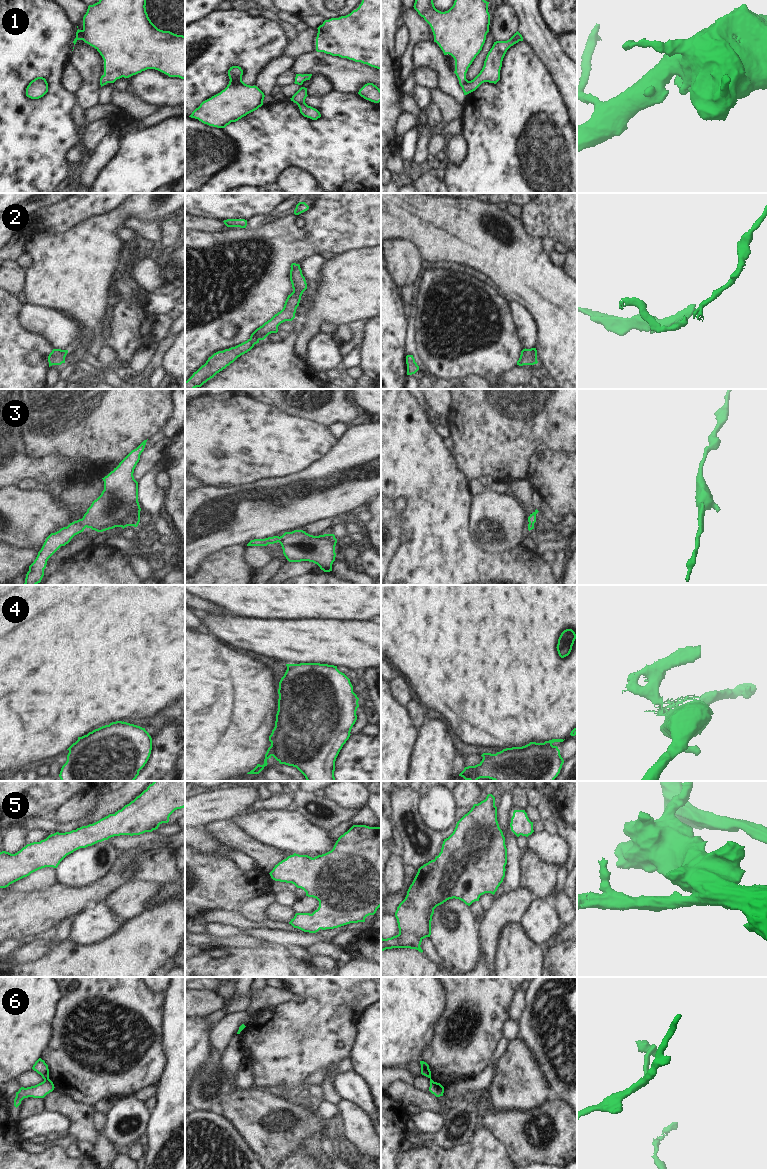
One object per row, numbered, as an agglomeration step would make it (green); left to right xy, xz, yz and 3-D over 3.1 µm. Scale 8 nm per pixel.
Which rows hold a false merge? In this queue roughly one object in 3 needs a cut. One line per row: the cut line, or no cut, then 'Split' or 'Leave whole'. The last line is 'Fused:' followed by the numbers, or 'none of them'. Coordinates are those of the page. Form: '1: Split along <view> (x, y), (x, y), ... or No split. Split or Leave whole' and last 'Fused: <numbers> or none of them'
1: No split. Leave whole
2: No split. Leave whole
3: No split. Leave whole
4: Split along xz (270, 746), (272, 755). Split
5: No split. Leave whole
6: Split along xy (48, 1078), (44, 1080). Split
Fused: 4, 6

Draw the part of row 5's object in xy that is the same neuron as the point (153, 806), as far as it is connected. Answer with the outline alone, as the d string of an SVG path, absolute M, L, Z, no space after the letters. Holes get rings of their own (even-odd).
M154 781L121 810L109 814L93 824L82 826L70 832L56 832L40 842L27 844L15 854L6 851L0 852L0 888L6 888L39 869L45 867L57 868L67 855L80 848L92 846L114 836L133 836L152 832L158 829L160 824L168 823L170 815L175 810L184 807L185 781Z

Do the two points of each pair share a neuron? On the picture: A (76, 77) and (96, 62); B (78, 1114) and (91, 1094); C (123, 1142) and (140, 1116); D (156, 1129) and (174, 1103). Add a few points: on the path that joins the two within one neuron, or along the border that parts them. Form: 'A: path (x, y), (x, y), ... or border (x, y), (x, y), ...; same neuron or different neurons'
A: border (70, 61), (83, 78), (83, 84), (76, 92); different neurons
B: border (64, 1092), (71, 1095), (77, 1101), (92, 1106); different neurons
C: path (123, 1136), (134, 1122); same neuron
D: path (162, 1123), (174, 1109); same neuron

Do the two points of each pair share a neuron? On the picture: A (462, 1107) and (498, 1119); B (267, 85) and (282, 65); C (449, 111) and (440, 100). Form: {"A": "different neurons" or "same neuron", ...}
{"A": "different neurons", "B": "same neuron", "C": "same neuron"}

